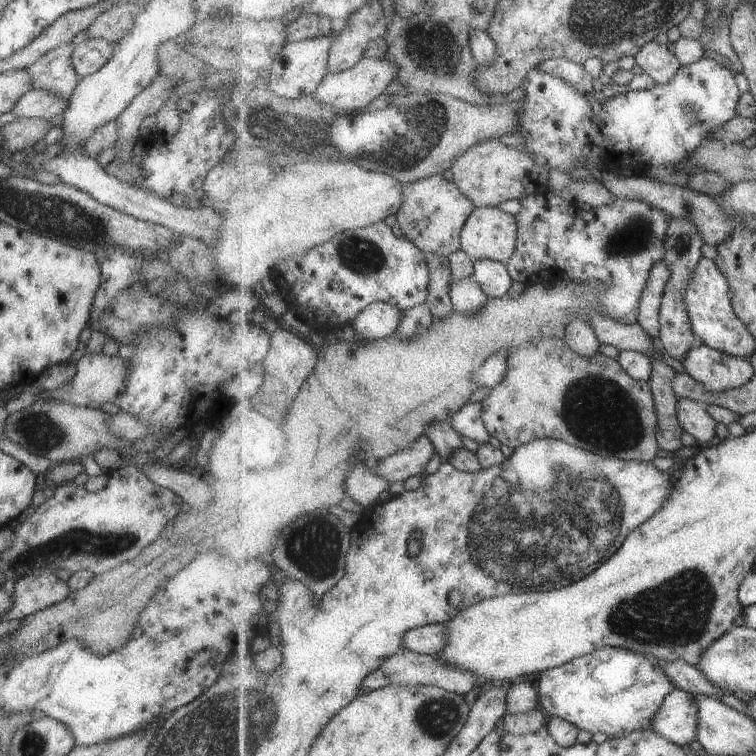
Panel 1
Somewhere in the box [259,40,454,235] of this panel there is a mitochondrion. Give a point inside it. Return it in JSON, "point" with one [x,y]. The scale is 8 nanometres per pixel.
{"point":[417,134]}

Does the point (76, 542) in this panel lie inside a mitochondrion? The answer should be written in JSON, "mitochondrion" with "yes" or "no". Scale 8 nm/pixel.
{"mitochondrion":"yes"}

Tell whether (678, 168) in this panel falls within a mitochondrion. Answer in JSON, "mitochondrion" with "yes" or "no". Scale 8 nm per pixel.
{"mitochondrion":"no"}

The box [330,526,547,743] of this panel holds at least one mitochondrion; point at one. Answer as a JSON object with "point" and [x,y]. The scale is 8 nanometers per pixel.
{"point":[437,717]}

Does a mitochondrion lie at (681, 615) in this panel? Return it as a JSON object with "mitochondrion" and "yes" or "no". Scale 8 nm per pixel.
{"mitochondrion":"yes"}

